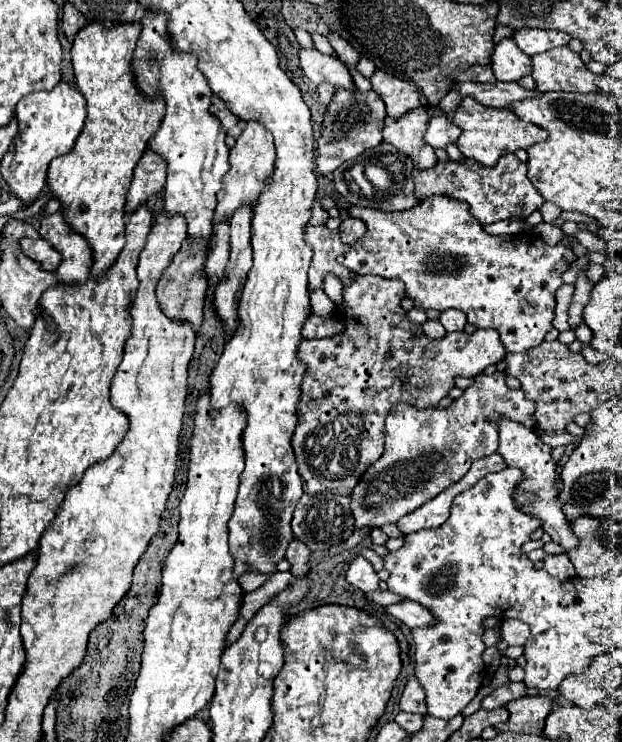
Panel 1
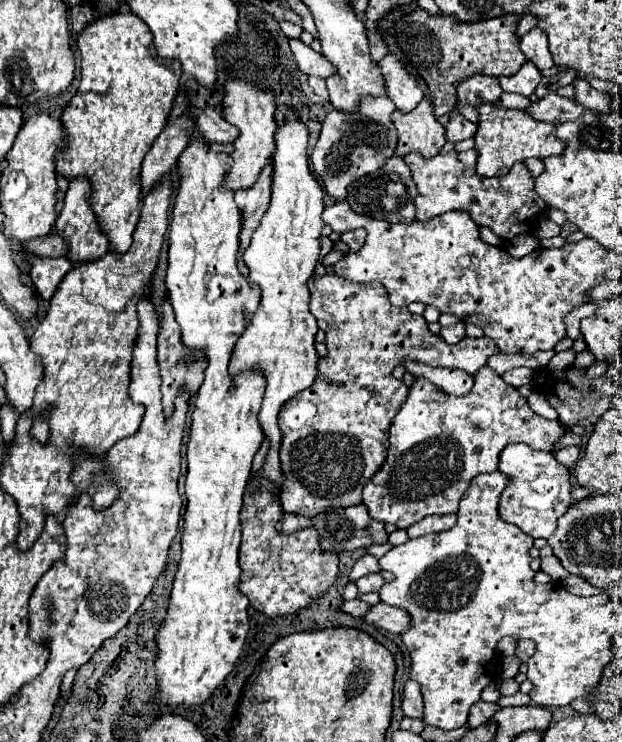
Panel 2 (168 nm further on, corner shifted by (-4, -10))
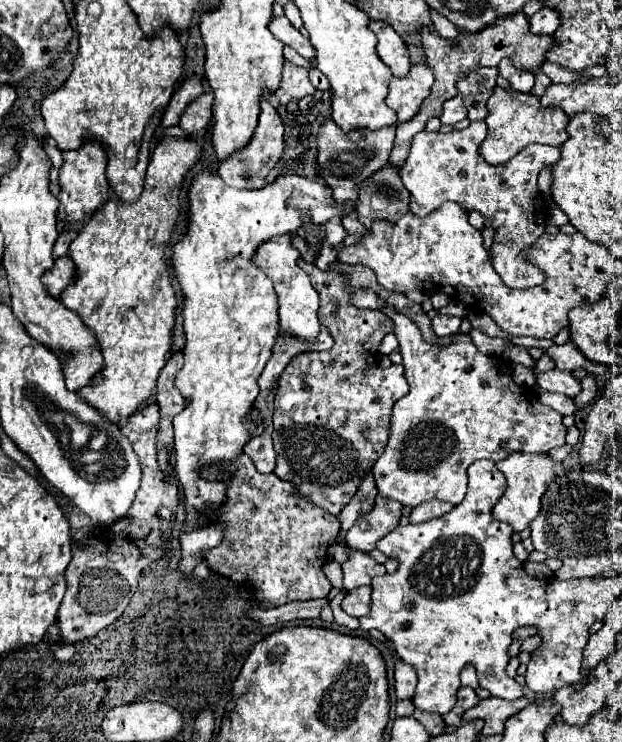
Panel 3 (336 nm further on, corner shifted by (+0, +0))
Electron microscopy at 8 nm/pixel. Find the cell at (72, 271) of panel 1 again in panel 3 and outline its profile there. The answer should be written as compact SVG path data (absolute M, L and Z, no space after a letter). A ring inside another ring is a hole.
M85 140L81 148L63 152L63 166L59 168L61 192L57 196L59 198L58 220L67 223L82 221L85 216L90 216L91 212L95 212L97 208L101 208L101 204L109 200L107 194L109 182L105 176L105 168L107 168L107 154L99 140Z

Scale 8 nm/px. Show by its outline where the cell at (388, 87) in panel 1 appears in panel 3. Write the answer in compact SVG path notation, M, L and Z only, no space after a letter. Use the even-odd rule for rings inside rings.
M369 20L369 30L377 36L377 54L391 68L393 76L405 76L411 60L401 36L381 20Z

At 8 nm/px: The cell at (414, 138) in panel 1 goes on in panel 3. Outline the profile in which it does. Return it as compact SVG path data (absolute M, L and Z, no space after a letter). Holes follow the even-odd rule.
M411 62L409 74L405 78L391 78L387 106L395 110L399 122L411 120L421 108L425 96L429 96L433 86L433 72L427 64Z

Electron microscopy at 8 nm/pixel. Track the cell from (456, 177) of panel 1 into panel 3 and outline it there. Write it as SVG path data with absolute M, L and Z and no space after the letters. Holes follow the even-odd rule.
M471 122L465 130L453 130L449 134L427 132L427 130L419 132L413 138L405 168L401 168L403 186L409 190L409 210L415 216L427 216L429 212L437 210L437 206L441 206L445 200L457 202L467 212L477 210L479 214L483 214L485 226L499 230L499 234L495 234L495 244L491 246L491 262L493 262L495 272L501 276L501 280L509 288L521 288L521 290L539 286L545 280L545 272L541 268L537 268L531 260L527 260L523 252L533 246L533 242L545 232L545 226L547 226L547 204L545 204L541 192L537 190L537 176L543 166L553 166L561 158L561 152L555 146L529 144L529 148L521 150L505 166L491 166L479 154L479 146L485 140L485 136L487 136L485 122Z

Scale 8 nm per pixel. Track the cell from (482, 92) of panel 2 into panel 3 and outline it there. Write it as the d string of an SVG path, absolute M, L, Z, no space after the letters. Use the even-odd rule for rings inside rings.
M479 68L477 72L471 72L465 76L465 80L457 82L459 94L469 110L467 118L473 120L485 120L487 112L487 100L493 94L495 88L495 78L499 76L497 68Z

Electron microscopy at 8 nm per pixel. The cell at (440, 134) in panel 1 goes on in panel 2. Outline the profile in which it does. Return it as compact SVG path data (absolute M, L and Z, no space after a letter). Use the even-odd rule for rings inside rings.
M451 114L451 120L449 124L445 126L445 140L447 142L461 142L461 140L467 140L467 138L473 138L475 136L475 130L477 130L477 124L465 120L461 114Z

